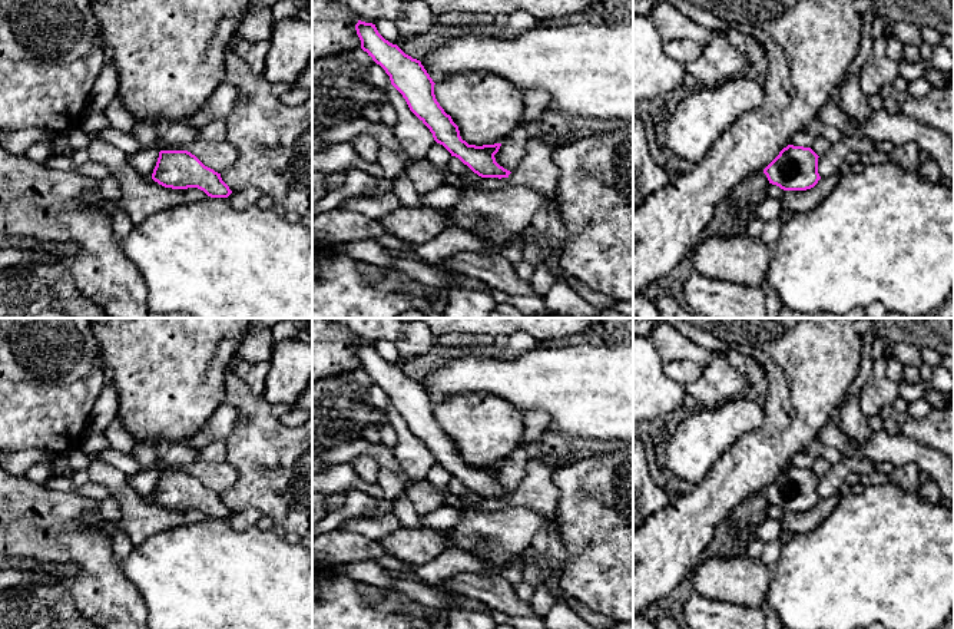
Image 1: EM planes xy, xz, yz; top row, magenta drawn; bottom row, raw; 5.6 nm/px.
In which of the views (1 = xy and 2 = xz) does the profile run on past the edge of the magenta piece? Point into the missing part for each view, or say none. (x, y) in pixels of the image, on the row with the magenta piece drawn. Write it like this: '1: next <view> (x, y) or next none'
1: next none
2: next none

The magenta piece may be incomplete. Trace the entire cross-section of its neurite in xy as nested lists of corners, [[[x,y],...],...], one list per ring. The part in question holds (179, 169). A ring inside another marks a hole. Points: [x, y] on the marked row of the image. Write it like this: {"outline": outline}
{"outline": [[[160,150],[152,179],[172,189],[198,188],[211,198],[228,198],[232,193],[221,173],[188,150]]]}

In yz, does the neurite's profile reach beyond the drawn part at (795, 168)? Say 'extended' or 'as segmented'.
as segmented

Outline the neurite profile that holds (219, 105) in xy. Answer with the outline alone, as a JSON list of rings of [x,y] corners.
[[[223,82],[206,99],[203,106],[185,122],[192,128],[199,129],[213,120],[226,120],[226,117],[233,110],[236,100],[236,90],[231,85]]]

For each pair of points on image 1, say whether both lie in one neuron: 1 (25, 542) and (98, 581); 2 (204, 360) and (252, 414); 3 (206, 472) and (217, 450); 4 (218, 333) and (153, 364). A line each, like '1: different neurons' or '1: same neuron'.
1: same neuron
2: different neurons
3: different neurons
4: same neuron

